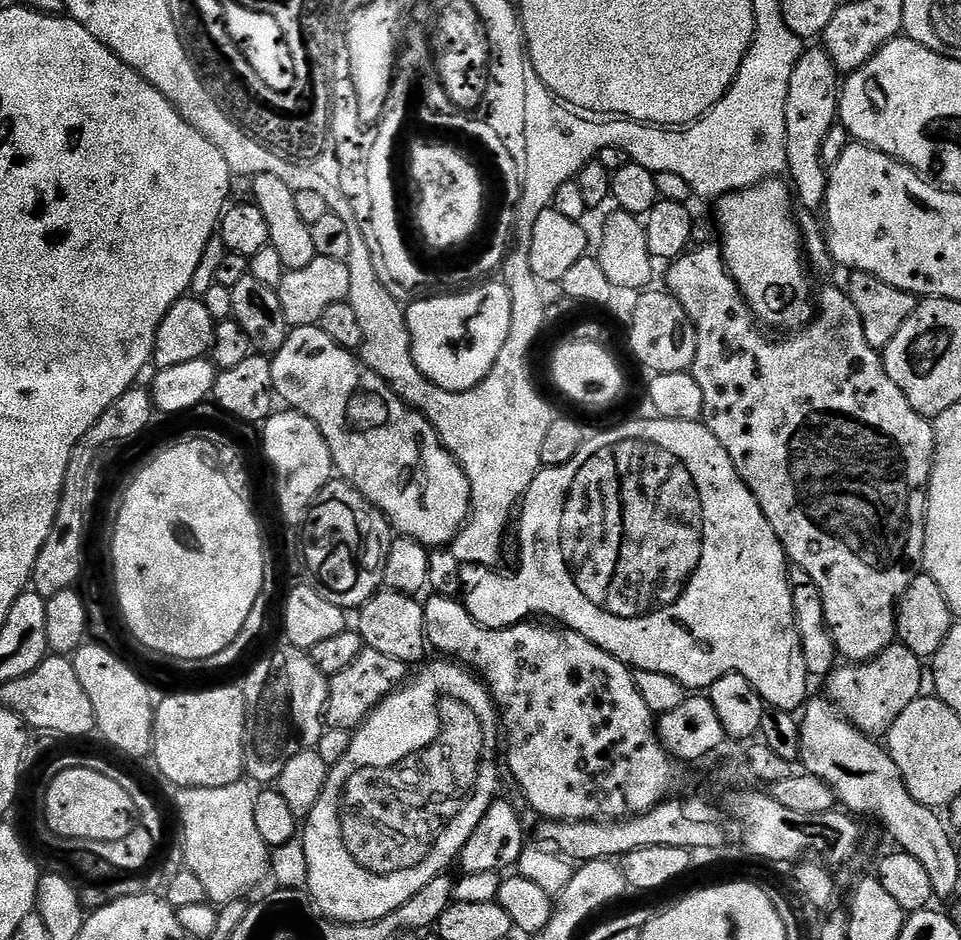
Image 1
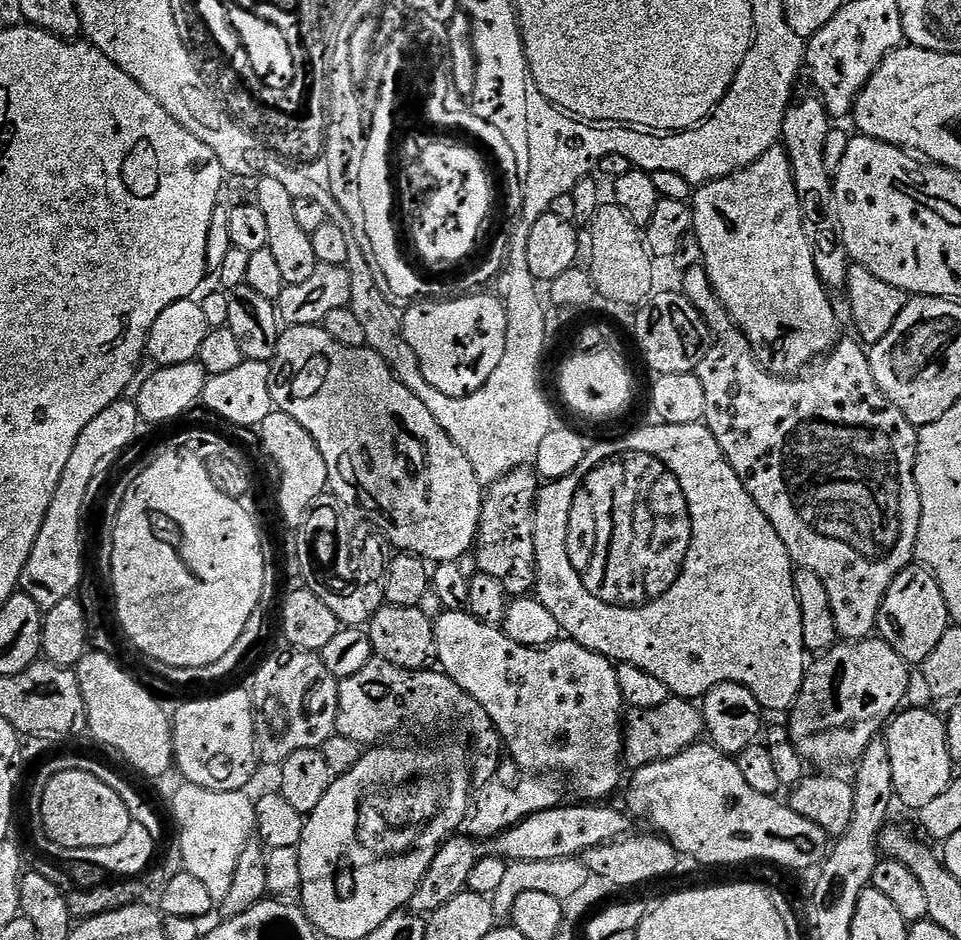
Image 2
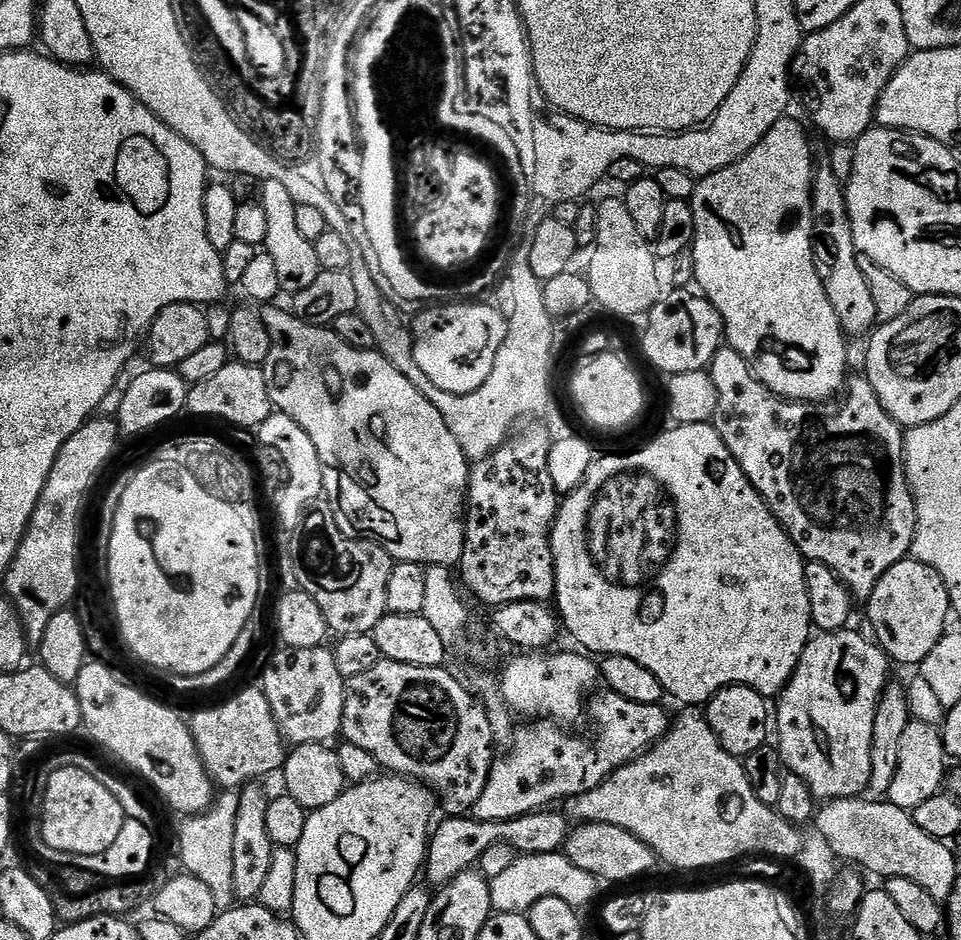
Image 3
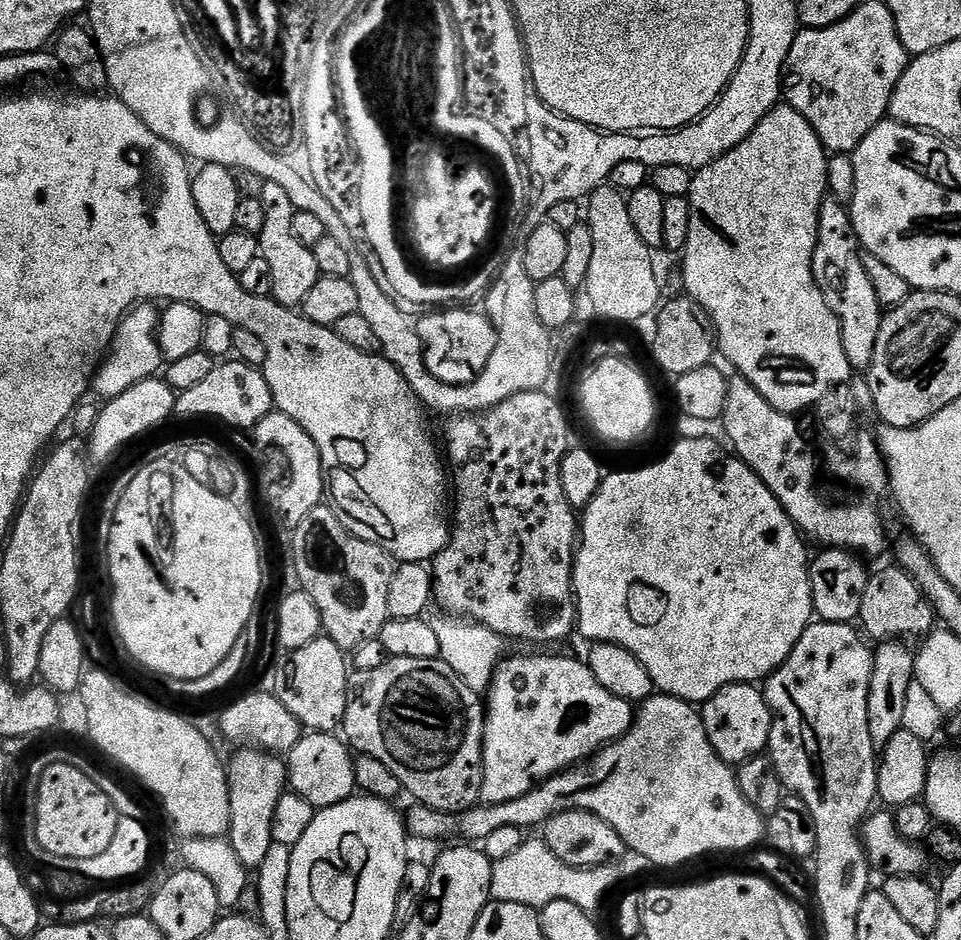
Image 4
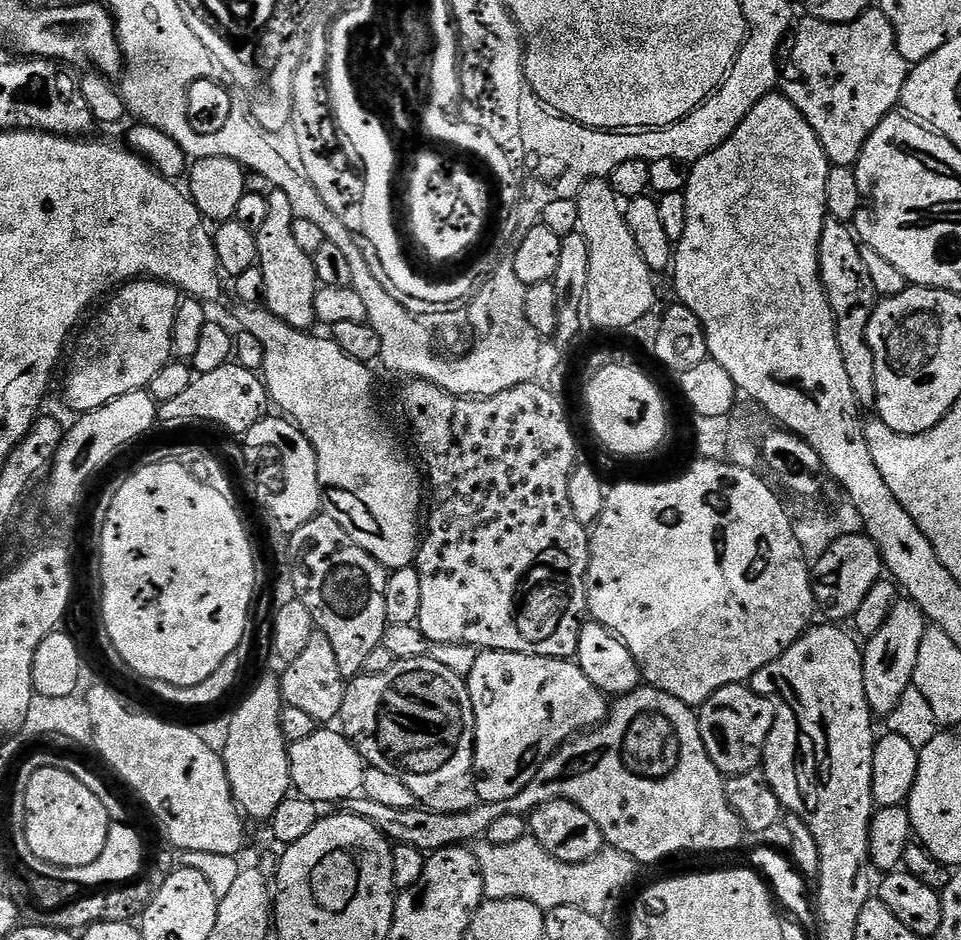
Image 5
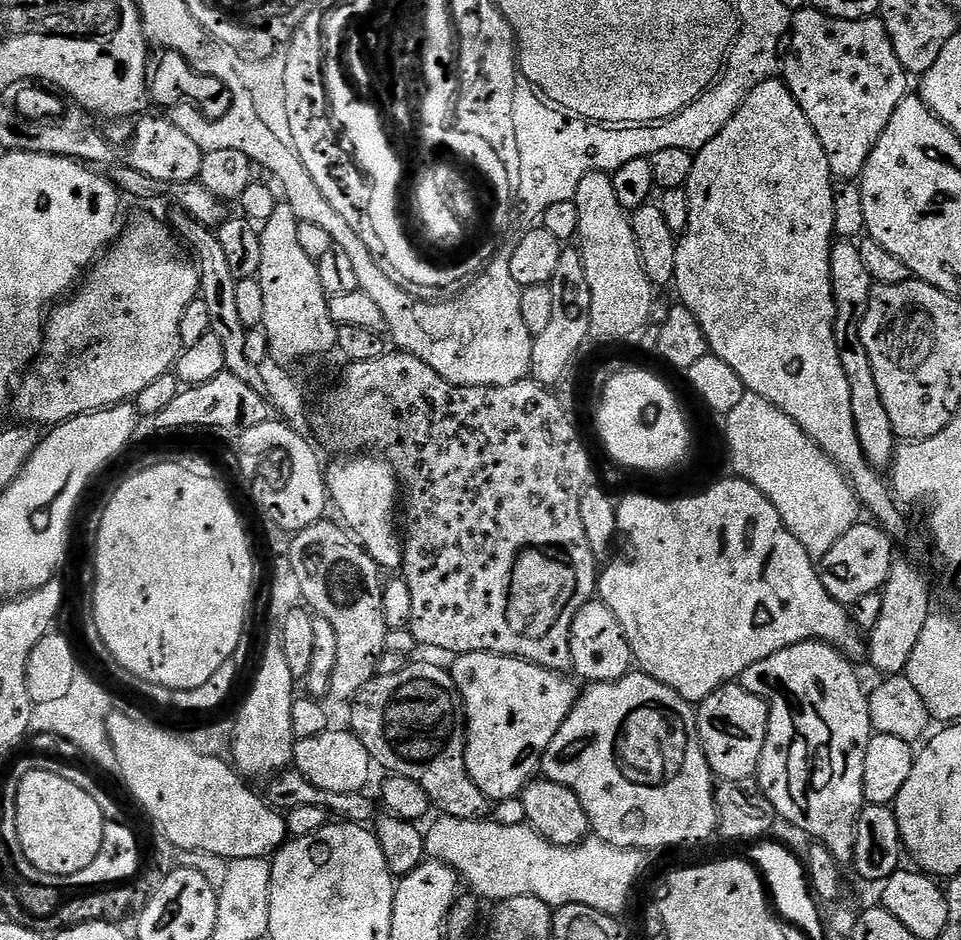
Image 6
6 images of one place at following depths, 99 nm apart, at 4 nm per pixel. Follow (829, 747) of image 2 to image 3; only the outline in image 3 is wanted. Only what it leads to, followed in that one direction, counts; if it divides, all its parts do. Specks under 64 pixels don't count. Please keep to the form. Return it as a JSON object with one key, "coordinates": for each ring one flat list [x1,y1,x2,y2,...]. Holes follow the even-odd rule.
{"coordinates":[[852,631,813,635,790,682,781,690,774,704,774,736,780,739,778,751,785,769,791,775,802,778,802,782,810,786,813,796,820,802,841,800,868,792,874,714,880,705,880,695,890,683,890,661,883,648,867,635,859,636]]}

